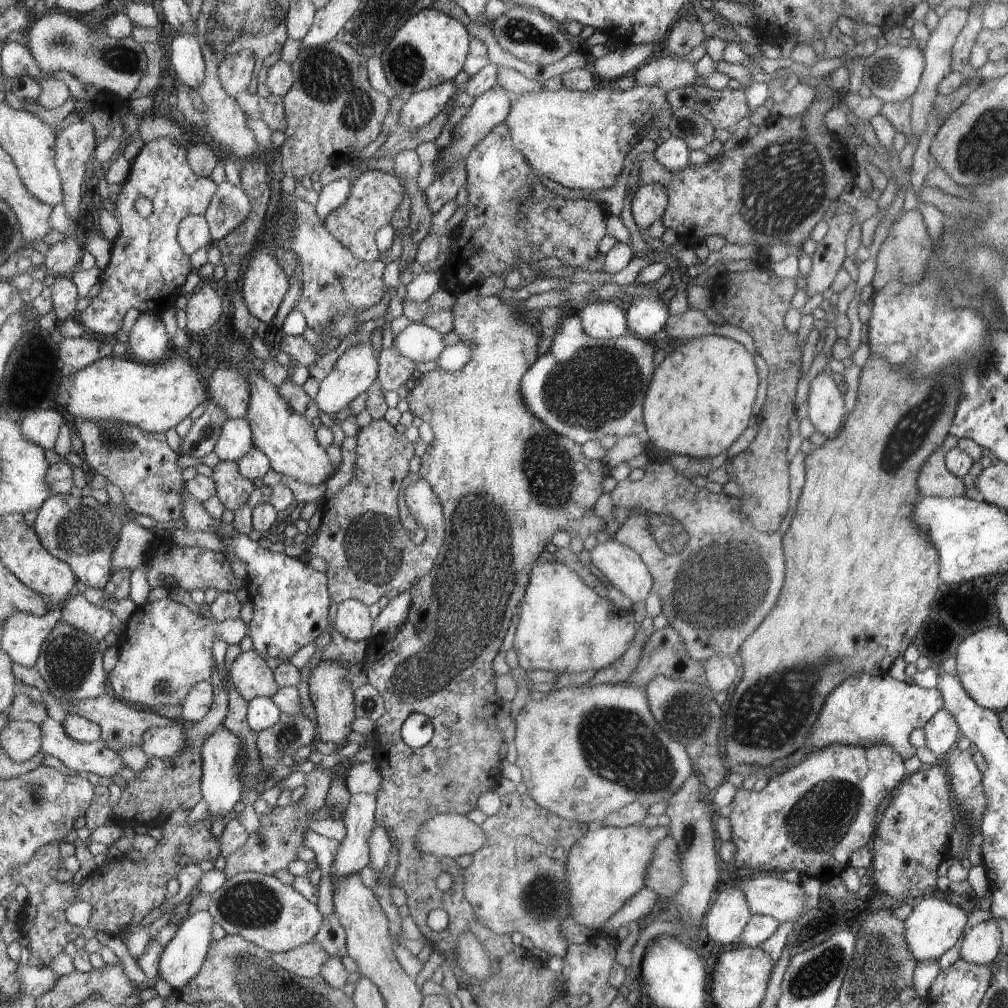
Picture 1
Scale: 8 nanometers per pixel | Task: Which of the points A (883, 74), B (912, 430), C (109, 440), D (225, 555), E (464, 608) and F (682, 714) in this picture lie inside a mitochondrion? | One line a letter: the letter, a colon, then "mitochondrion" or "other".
A: mitochondrion
B: mitochondrion
C: mitochondrion
D: other
E: mitochondrion
F: mitochondrion

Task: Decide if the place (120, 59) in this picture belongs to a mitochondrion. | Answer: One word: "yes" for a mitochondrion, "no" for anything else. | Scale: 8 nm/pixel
yes

